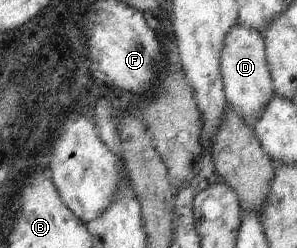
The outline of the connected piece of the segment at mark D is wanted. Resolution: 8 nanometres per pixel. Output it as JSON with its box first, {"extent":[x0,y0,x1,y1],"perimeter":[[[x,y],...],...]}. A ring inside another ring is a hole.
{"extent":[221,24,277,129],"perimeter":[[[238,24],[229,32],[221,58],[225,95],[230,104],[253,129],[277,94],[262,32]]]}

